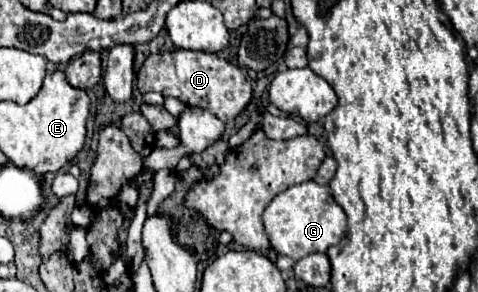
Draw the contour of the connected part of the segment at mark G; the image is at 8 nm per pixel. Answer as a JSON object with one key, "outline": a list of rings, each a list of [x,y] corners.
{"outline":[[[314,180],[280,192],[264,210],[262,220],[272,248],[292,260],[300,260],[312,252],[326,252],[346,232],[344,210],[336,204],[328,186],[320,186]]]}

